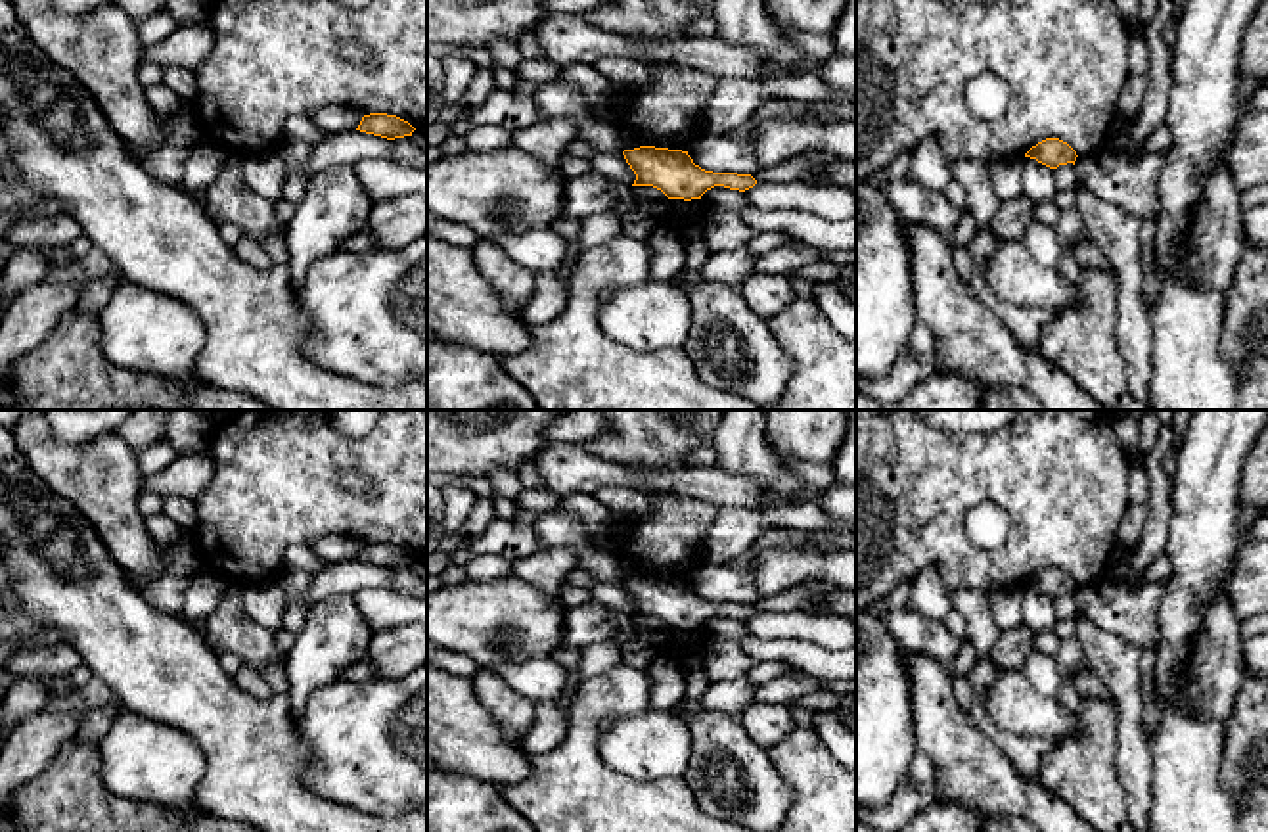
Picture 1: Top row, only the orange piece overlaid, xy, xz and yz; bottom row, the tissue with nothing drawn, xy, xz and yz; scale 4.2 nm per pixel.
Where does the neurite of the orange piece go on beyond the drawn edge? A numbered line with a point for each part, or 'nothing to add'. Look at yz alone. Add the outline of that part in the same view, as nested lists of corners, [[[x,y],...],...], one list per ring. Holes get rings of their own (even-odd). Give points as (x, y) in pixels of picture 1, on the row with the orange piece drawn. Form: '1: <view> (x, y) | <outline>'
nothing to add

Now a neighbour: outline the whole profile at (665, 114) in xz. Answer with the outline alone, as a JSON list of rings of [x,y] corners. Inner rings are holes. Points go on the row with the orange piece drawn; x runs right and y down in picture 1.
[[[667,63],[645,65],[651,81],[630,92],[621,127],[647,146],[688,151],[703,134],[703,111],[714,94],[716,79]]]

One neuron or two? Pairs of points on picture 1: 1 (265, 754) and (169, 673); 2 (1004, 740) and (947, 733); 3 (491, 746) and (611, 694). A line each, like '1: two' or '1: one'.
1: one
2: two
3: two

